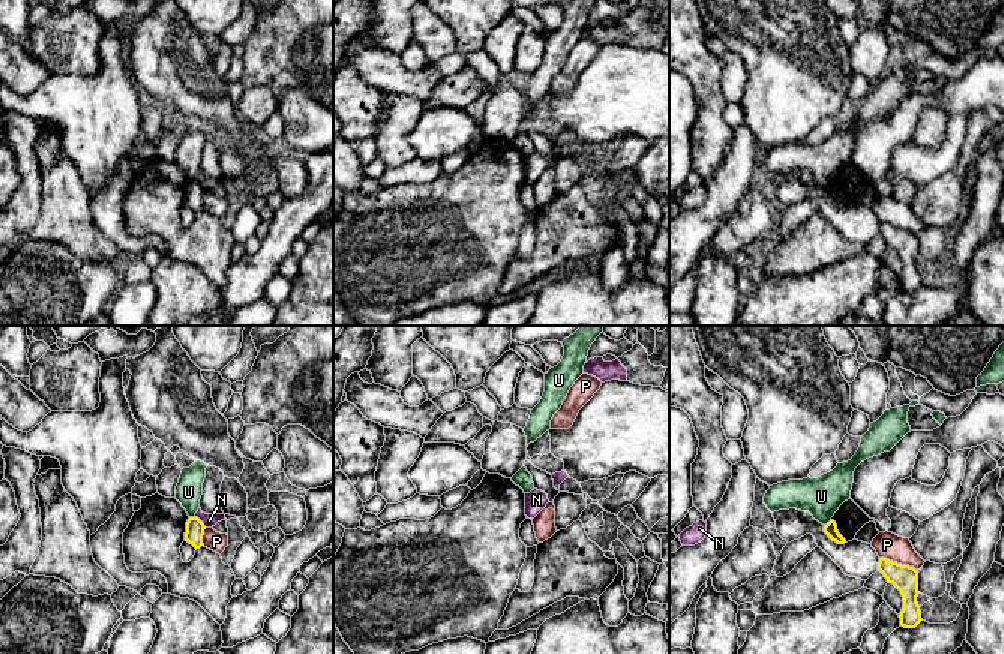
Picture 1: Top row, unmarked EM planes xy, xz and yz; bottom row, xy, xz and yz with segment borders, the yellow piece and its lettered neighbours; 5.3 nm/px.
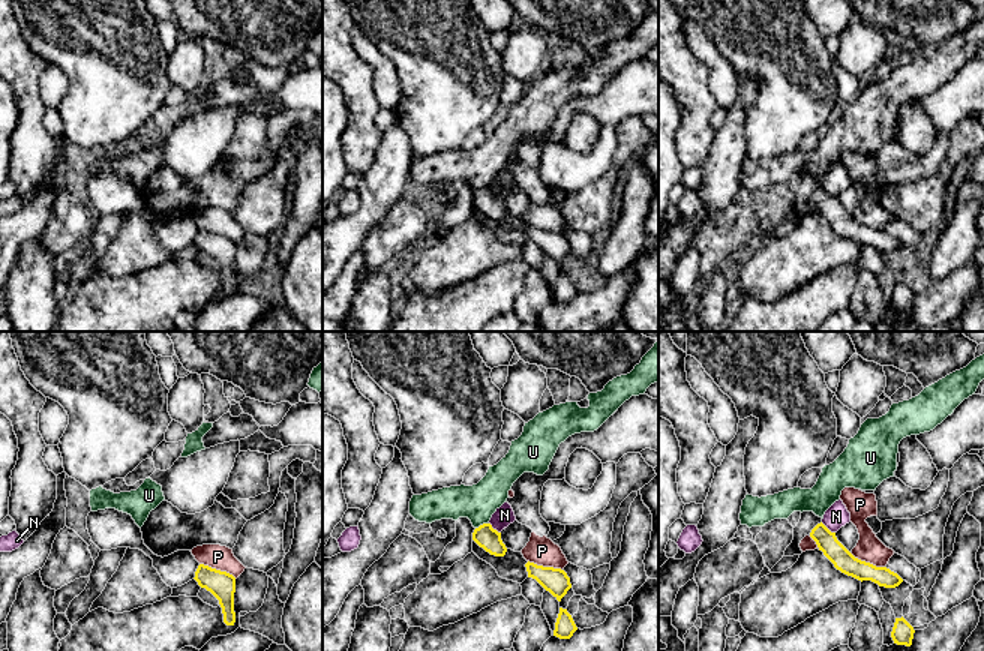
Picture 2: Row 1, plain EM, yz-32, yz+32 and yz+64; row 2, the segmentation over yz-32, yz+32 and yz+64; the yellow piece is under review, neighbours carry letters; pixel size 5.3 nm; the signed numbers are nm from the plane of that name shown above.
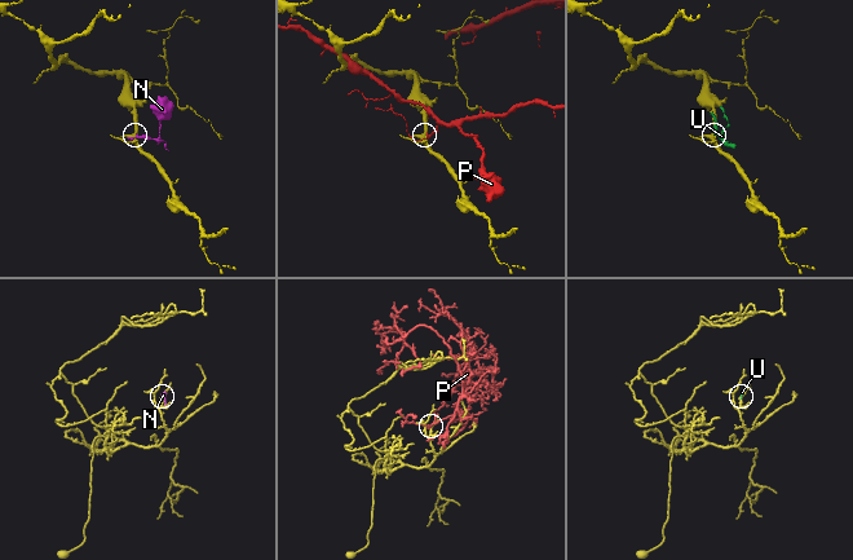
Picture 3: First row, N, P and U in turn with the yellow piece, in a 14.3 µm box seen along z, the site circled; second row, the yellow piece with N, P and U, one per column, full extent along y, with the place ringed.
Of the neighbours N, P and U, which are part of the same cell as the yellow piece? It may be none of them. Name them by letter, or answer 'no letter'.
U

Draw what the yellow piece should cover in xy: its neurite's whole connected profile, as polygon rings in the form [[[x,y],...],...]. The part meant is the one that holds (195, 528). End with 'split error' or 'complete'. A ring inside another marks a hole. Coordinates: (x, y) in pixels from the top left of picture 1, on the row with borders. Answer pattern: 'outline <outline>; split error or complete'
outline [[[197,460],[189,466],[183,468],[179,483],[176,486],[176,500],[186,510],[189,519],[186,522],[185,542],[200,549],[203,544],[204,524],[195,516],[200,508],[200,500],[203,495],[203,483],[206,478],[207,465]]]; split error

